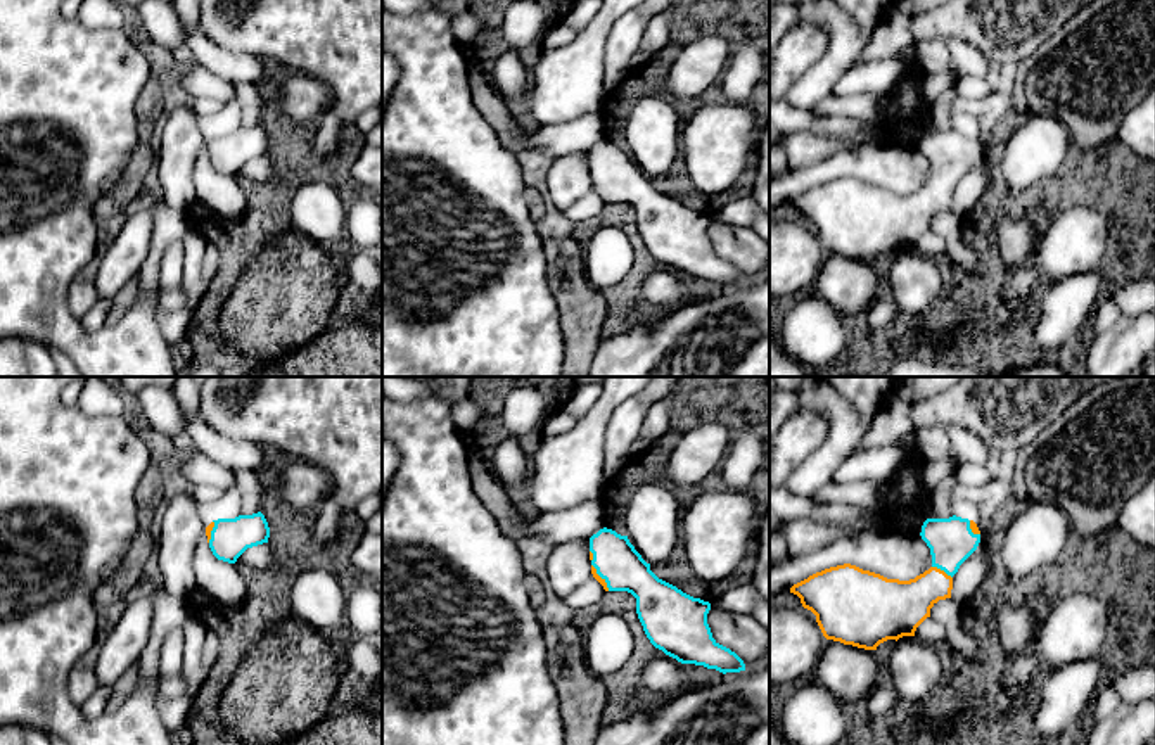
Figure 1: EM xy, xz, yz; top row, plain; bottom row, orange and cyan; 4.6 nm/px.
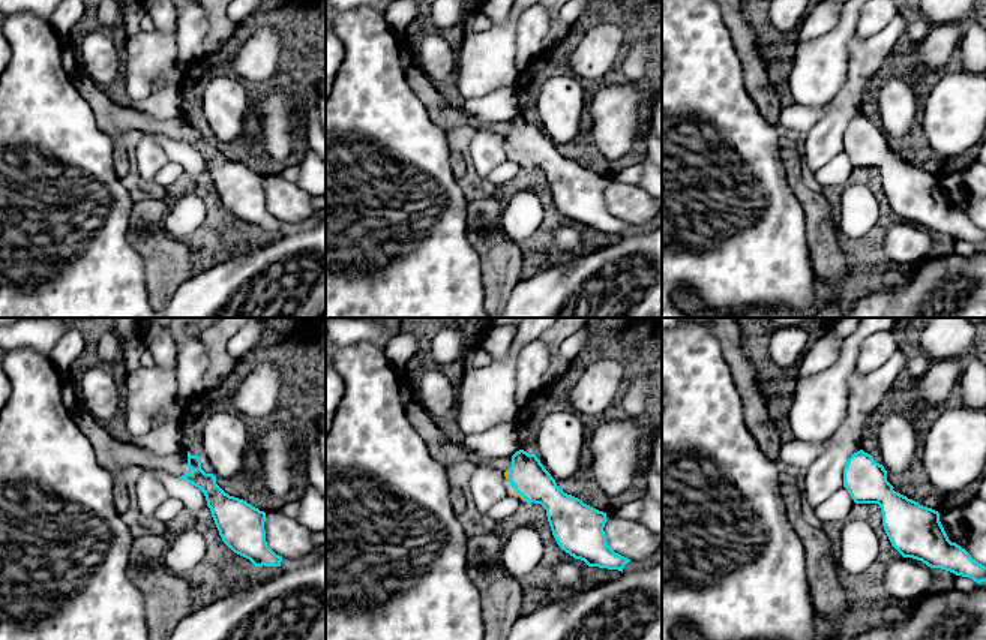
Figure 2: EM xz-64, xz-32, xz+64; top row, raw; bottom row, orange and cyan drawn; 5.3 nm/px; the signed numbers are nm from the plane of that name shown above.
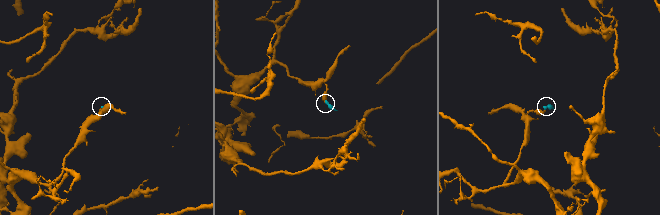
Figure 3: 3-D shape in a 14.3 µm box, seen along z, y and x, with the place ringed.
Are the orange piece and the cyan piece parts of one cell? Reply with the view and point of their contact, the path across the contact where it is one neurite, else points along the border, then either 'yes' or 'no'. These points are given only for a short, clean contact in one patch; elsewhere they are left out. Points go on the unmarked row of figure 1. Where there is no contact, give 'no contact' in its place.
meets orange in yz at (943, 184); runs through yz (901, 218), (917, 210), (943, 184), (951, 154); yes

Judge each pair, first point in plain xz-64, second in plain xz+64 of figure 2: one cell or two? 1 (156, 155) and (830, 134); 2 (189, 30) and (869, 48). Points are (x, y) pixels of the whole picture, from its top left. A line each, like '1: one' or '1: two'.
1: one
2: two

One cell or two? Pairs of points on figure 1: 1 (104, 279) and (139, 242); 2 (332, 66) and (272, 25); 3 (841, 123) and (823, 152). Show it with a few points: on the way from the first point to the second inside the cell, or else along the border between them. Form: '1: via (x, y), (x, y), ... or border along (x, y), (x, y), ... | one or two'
1: via (113, 270), (130, 251) | one
2: via (317, 50), (287, 25) | one
3: border along (872, 130), (863, 142), (792, 132) | two

